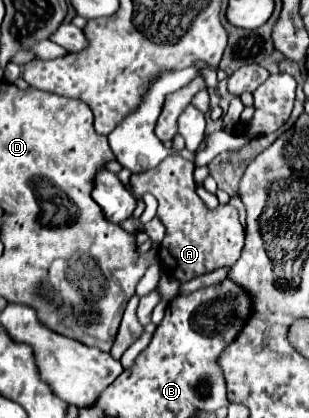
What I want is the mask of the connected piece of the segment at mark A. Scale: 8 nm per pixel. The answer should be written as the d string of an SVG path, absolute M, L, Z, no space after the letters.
M171 154L157 168L131 176L131 186L137 198L151 192L159 202L157 216L165 226L159 258L163 270L179 282L213 272L219 266L233 266L241 256L241 246L245 240L245 230L239 222L237 210L231 204L219 206L217 210L207 210L203 200L195 194L193 170L195 166L189 164L189 160L179 154Z

